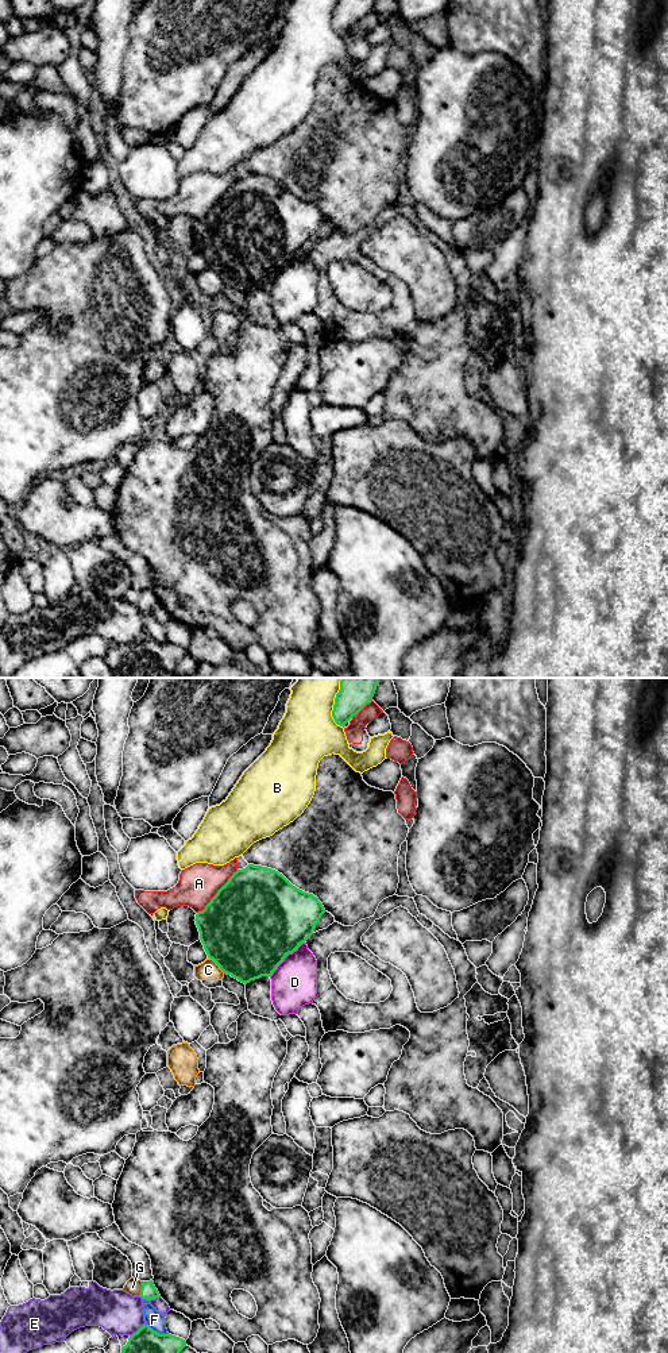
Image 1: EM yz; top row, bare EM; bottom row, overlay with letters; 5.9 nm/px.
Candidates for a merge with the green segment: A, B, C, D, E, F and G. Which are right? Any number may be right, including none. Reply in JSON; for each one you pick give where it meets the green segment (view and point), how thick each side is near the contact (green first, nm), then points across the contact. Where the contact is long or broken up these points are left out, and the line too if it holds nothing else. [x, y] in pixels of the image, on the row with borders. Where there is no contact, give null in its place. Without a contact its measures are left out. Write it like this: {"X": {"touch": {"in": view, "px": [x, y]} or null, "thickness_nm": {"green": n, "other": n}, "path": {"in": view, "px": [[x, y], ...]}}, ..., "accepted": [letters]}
{"accepted": []}

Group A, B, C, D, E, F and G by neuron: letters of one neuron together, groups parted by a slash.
A / B / C / D / E / F / G

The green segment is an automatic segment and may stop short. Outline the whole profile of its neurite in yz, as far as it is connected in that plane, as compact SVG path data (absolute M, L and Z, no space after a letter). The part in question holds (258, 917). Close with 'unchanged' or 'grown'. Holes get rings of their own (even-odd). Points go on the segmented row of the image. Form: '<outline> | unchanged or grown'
M248 864L246 868L233 872L205 909L196 914L194 921L208 957L224 974L247 984L262 976L271 976L283 959L297 951L313 934L324 913L325 909L317 897L297 888L278 871Z | unchanged

